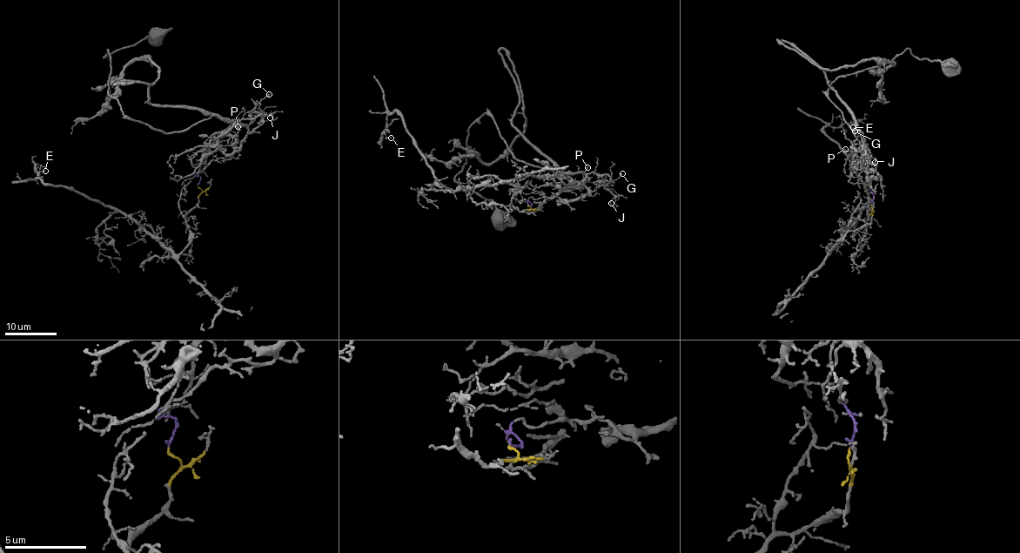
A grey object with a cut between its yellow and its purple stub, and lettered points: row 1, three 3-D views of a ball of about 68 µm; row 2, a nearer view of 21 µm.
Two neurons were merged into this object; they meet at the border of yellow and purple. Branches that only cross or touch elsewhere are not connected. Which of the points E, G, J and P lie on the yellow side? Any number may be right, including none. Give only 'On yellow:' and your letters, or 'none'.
On yellow: E

